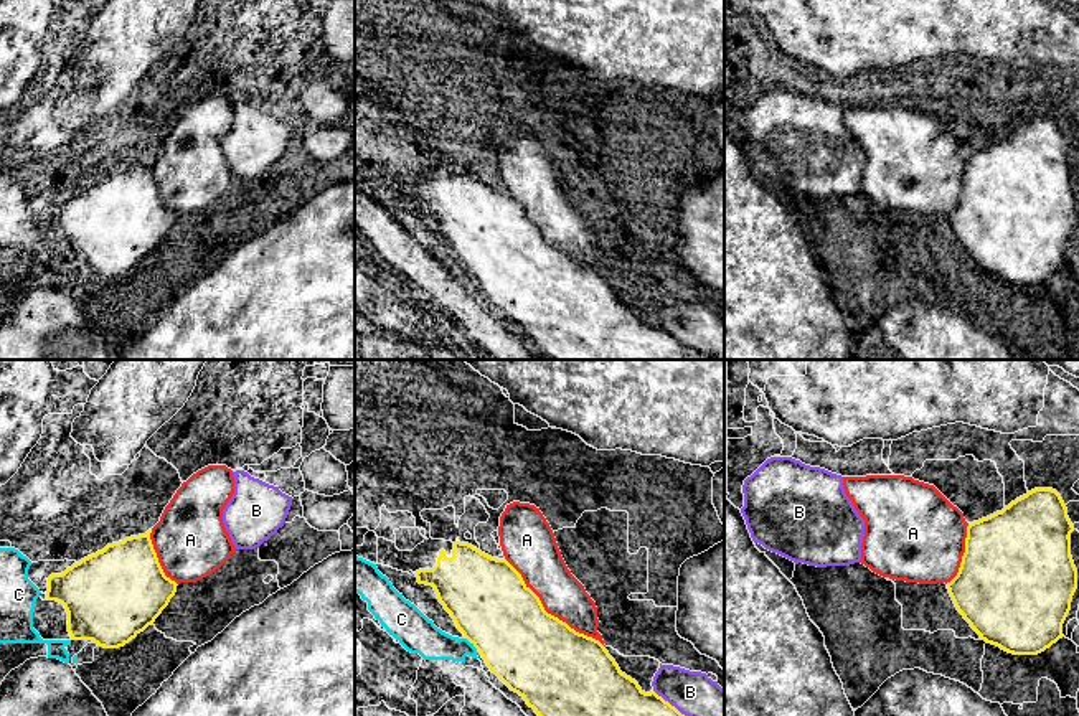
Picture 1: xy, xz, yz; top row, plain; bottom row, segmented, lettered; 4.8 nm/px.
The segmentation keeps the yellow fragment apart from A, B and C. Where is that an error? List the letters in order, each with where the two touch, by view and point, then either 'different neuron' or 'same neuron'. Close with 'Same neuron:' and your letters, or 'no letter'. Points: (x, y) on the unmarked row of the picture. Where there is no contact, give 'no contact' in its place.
A: xz (550, 244) | different neuron
B: xz (683, 345) | different neuron
C: xz (472, 273) | different neuron
Same neuron: no letter

